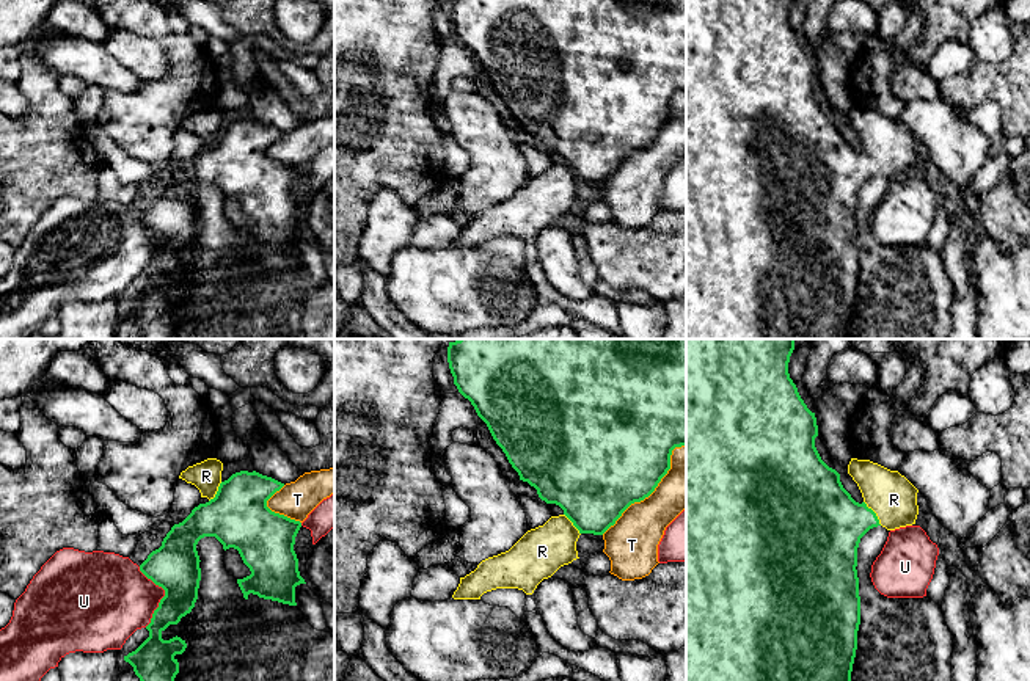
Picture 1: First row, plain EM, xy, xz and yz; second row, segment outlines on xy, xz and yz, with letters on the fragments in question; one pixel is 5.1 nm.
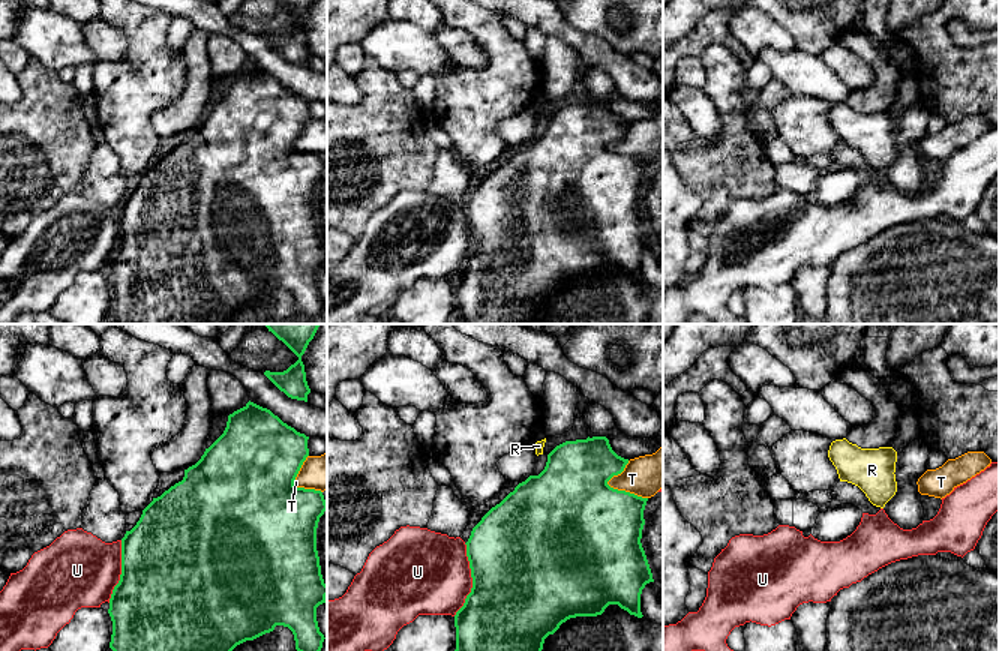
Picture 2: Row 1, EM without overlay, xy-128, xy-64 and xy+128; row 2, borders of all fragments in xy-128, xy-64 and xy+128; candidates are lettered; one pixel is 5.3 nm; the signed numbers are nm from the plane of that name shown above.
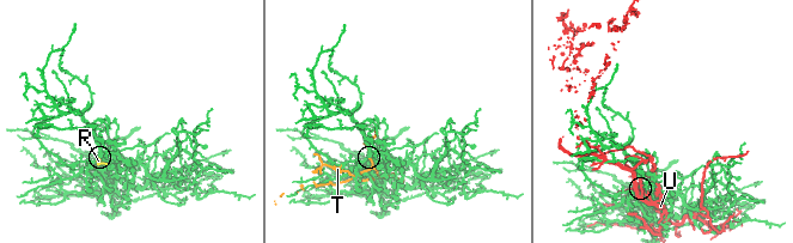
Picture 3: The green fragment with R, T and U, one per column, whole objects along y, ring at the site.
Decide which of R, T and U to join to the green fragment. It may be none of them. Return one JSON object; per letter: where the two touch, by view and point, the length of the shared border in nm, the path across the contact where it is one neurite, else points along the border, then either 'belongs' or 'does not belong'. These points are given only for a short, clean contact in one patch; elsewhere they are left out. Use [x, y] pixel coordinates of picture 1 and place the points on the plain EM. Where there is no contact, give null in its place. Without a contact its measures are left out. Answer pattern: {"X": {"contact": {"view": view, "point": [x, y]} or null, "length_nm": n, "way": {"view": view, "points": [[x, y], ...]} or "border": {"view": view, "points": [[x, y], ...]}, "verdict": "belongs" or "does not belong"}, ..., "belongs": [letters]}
{"R": {"contact": {"view": "yz", "point": [875, 162]}, "length_nm": 160, "way": {"view": "yz", "points": [[828, 173], [875, 162], [889, 148], [894, 148]]}, "verdict": "belongs"}, "T": {"contact": {"view": "xz", "point": [652, 140]}, "length_nm": 650, "verdict": "does not belong"}, "U": {"contact": {"view": "xy", "point": [165, 243]}, "length_nm": 320, "verdict": "does not belong"}, "belongs": ["R"]}

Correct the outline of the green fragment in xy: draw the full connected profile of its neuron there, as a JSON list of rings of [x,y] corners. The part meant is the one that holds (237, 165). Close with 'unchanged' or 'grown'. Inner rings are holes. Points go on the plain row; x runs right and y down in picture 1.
[[[207,107],[181,121],[179,127],[195,133],[201,146],[209,149],[174,173],[162,195],[140,213],[140,220],[165,239],[146,275],[149,286],[124,304],[143,339],[174,339],[174,326],[179,322],[174,304],[182,303],[187,292],[177,284],[163,289],[162,281],[195,256],[201,229],[196,193],[201,187],[215,185],[225,199],[239,199],[251,220],[250,224],[237,228],[245,248],[253,242],[297,254],[295,235],[306,232],[294,199],[301,171],[267,155],[267,149],[284,132],[256,119],[240,119],[223,130],[221,119],[220,108]]]; grown

